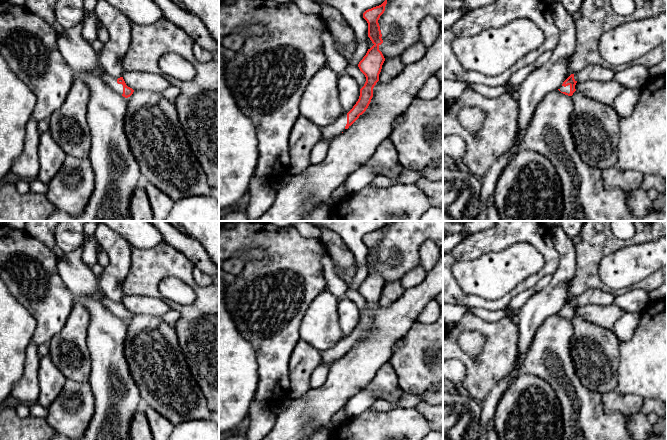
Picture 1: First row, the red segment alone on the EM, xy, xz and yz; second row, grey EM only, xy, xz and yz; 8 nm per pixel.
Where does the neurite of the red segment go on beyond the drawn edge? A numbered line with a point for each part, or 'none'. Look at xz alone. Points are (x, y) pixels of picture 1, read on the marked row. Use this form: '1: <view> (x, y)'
1: xz (335, 129)

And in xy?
1: xy (111, 82)

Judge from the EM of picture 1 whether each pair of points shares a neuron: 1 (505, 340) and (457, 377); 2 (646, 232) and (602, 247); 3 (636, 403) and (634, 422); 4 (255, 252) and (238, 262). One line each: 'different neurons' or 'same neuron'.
1: different neurons
2: same neuron
3: different neurons
4: same neuron

